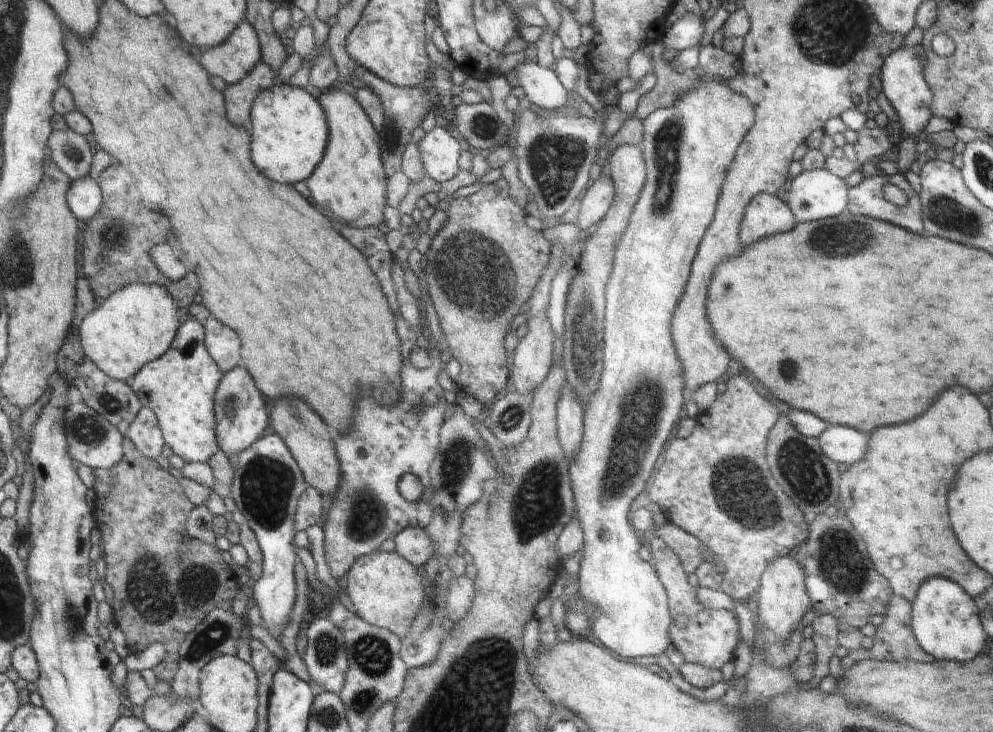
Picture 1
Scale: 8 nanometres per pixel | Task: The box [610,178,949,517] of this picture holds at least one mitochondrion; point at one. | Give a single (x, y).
(799, 467)

